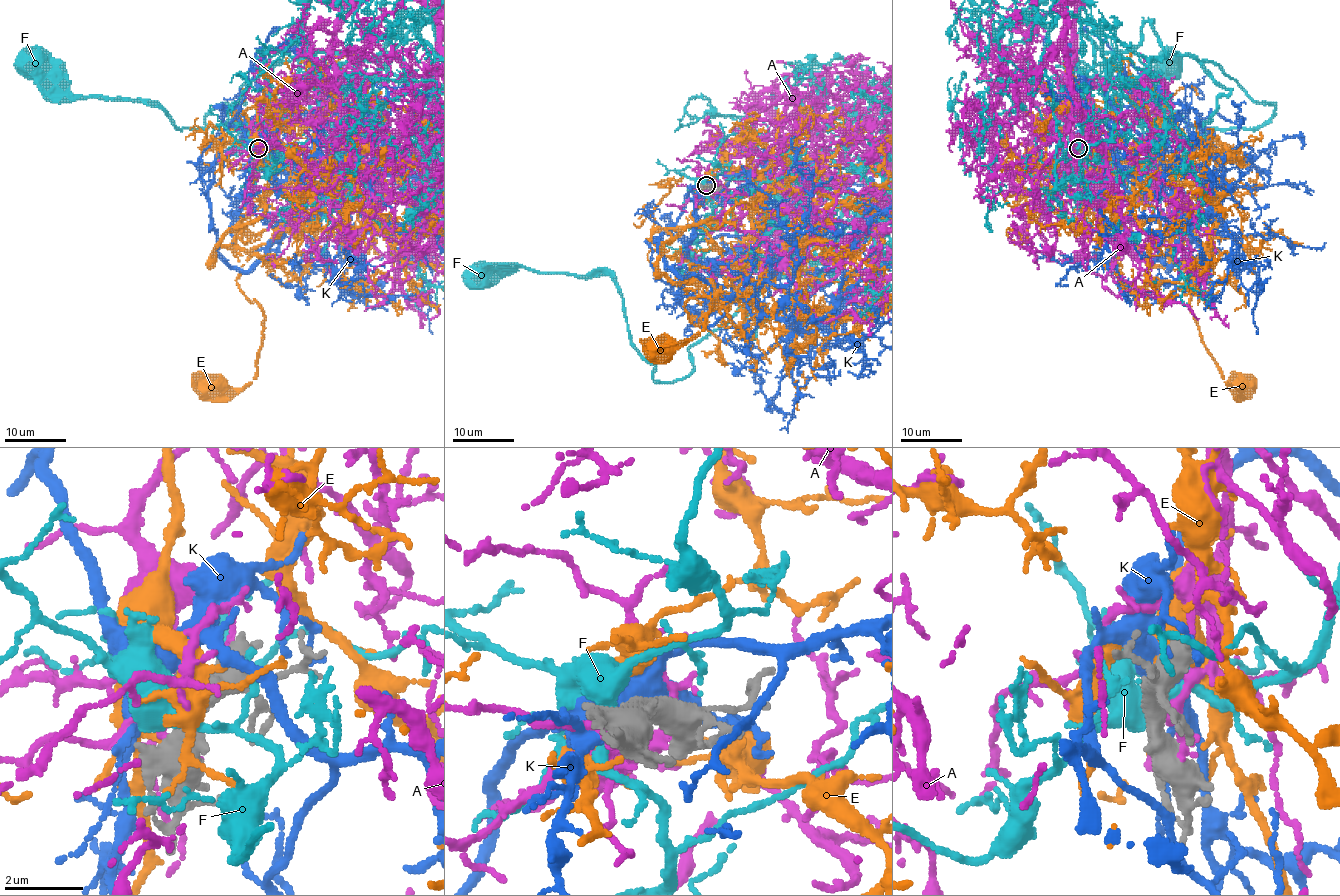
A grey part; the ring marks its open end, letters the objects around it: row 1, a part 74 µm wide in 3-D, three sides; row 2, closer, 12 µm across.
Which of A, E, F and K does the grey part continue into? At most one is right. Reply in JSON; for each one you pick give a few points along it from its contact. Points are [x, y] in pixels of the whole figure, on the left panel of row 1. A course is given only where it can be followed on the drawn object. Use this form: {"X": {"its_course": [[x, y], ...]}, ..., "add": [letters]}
{"E": {"its_course": [[258, 148], [267, 101], [275, 136], [324, 173], [241, 266], [264, 317], [256, 375], [213, 380]]}, "add": ["E"]}

